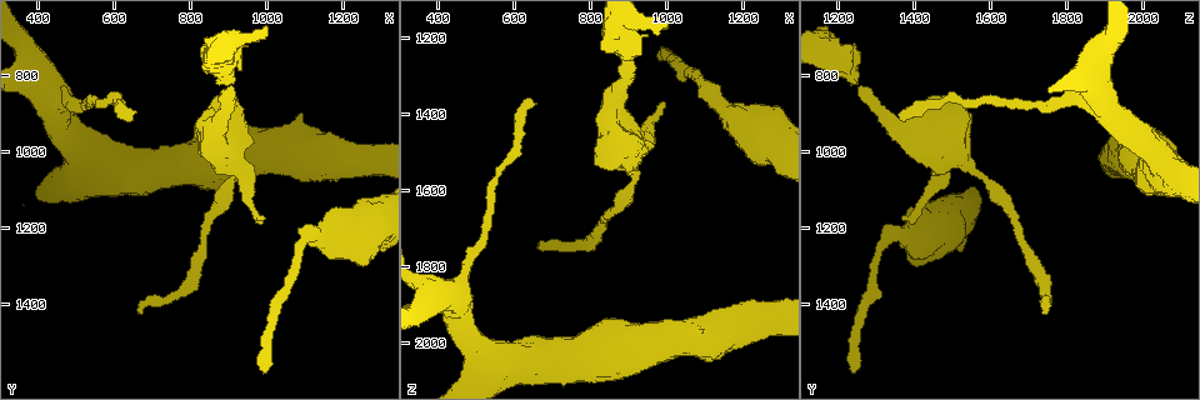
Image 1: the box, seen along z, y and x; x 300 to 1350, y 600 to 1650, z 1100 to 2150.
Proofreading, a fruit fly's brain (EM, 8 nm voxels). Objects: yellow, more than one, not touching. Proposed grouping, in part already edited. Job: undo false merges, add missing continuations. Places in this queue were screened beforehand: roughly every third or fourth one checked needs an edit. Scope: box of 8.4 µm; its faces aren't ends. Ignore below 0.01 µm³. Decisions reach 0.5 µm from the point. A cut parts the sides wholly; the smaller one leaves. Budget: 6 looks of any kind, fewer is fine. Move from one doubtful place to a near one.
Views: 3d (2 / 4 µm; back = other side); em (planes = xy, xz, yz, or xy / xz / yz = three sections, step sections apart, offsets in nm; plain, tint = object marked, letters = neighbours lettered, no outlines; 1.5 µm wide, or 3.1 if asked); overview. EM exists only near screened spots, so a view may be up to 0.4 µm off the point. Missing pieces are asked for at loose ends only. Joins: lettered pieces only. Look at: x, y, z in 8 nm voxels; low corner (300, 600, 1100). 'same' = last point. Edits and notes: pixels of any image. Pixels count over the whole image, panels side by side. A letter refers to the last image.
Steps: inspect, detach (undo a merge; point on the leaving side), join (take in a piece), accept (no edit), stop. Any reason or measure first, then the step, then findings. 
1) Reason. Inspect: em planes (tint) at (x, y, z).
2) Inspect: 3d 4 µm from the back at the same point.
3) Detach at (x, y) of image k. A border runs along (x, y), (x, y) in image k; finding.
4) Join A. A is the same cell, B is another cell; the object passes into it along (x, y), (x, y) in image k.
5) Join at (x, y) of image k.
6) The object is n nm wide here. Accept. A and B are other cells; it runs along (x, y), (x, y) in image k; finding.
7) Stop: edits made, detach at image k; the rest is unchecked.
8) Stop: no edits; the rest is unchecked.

Thin neck. Inspect: em planes (letters) at (910, 1070, 1590).

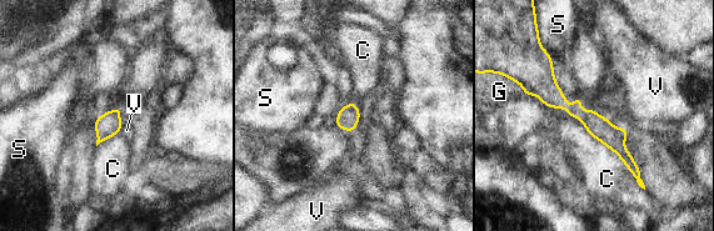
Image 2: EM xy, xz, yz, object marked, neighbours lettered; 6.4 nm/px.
Accept. C, G, S and V are other cells; it runs along (530, 79), (588, 117), (637, 174) in image 2; one cell here.

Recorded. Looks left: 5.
An open end. Inspect: em planes (letters) at (640, 920, 1380).

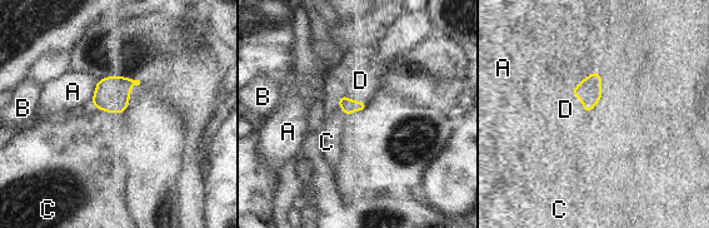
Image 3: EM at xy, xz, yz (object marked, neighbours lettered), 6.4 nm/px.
Join D. D is the same cell, A, B and C are other cells; the object passes into it along (346, 105), (354, 102), (360, 80) in image 3; the cell continues.

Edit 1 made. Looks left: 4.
Inspect: overview.

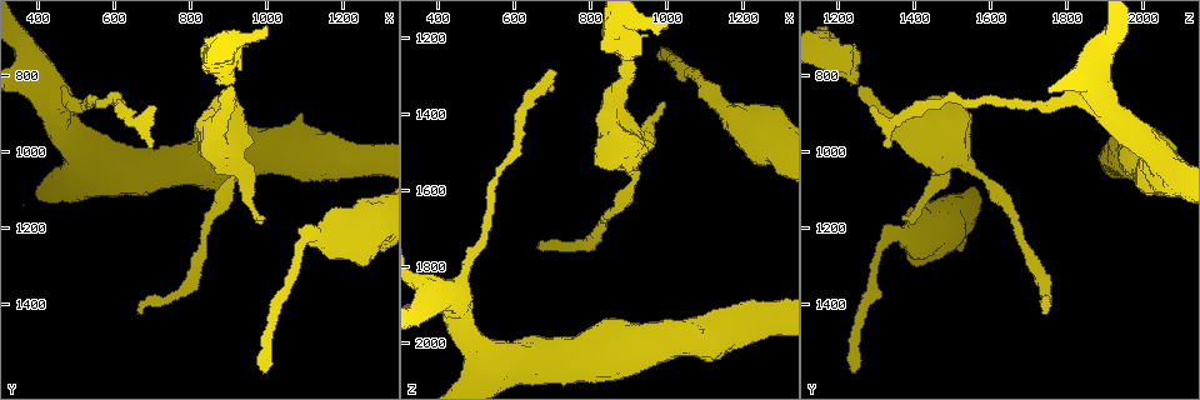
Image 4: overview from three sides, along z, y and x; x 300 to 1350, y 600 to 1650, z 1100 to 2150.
End of a long branch. Inspect: em planes (tint) at (985, 1570, 1250).

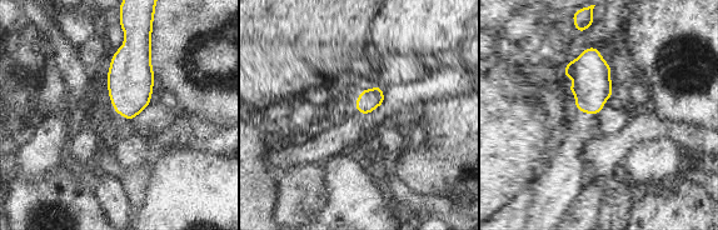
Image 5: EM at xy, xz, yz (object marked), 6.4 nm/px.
Inspect: em planes (letters) at the same point.

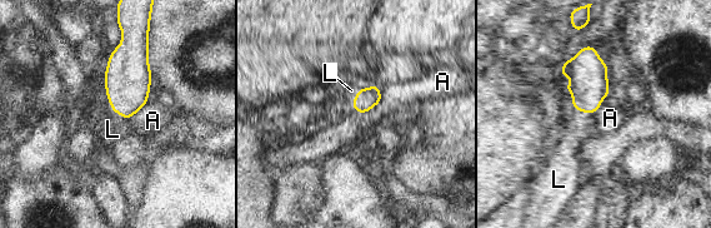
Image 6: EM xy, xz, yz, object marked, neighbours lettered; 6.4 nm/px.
The object is 140 nm wide here. Join L. L is the same cell, A is another cell; the object passes into it along (128, 77), (114, 110), (113, 129) in image 6; it goes on there.

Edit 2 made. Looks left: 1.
Stop: edits made, join at image 3, join at image 6; the rest is unchecked.

